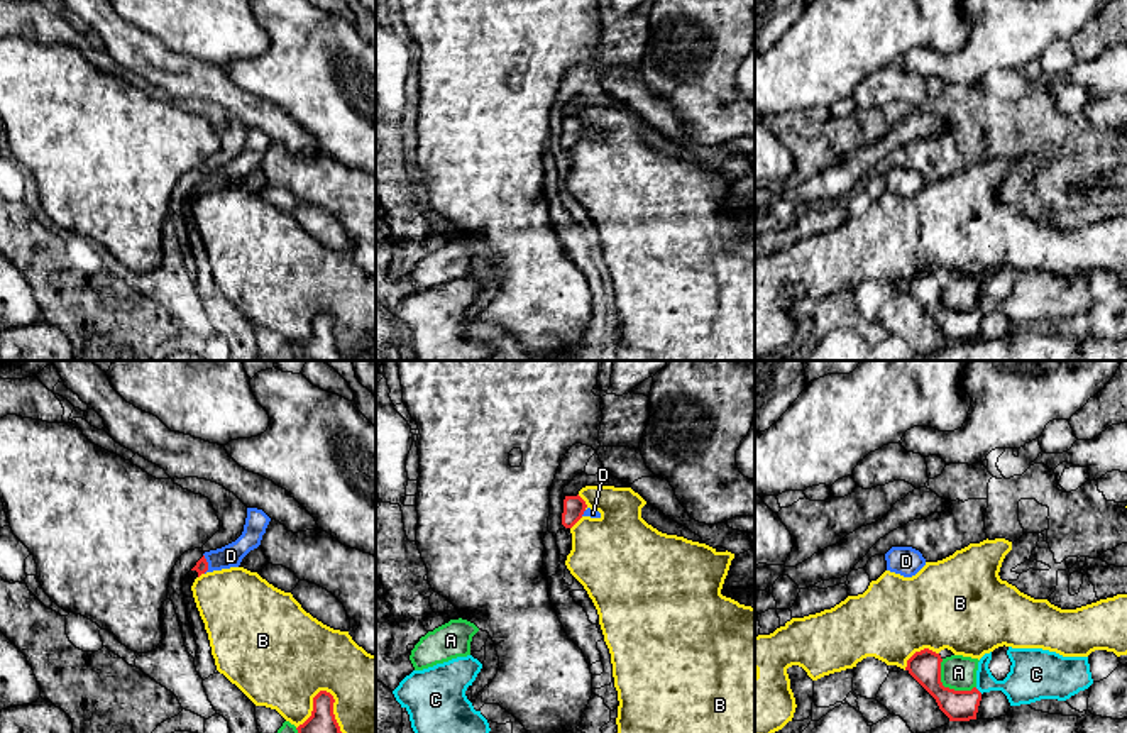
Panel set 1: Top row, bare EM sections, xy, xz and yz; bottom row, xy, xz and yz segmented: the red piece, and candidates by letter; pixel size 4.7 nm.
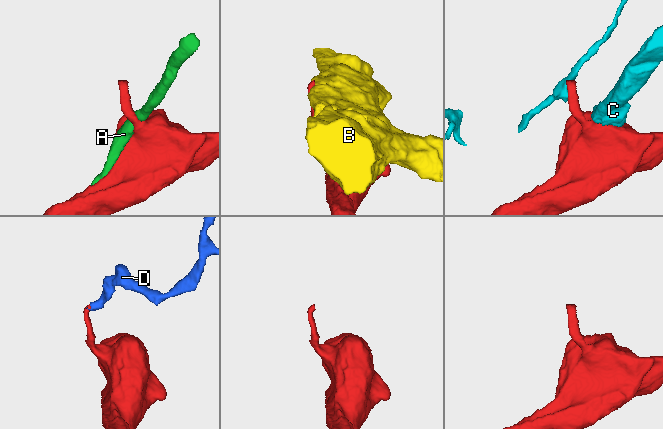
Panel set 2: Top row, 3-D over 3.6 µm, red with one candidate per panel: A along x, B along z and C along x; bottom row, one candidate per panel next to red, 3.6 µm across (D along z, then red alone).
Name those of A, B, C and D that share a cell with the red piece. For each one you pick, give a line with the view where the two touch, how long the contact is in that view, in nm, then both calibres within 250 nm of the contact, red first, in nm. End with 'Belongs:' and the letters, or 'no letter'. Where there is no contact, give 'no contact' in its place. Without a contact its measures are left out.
D: meets red in xy; contact 100 nm long; 60 nm thick on the red side, 110 nm on the other
Belongs: D

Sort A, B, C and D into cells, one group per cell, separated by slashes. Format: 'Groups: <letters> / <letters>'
Groups: A / B / C / D

